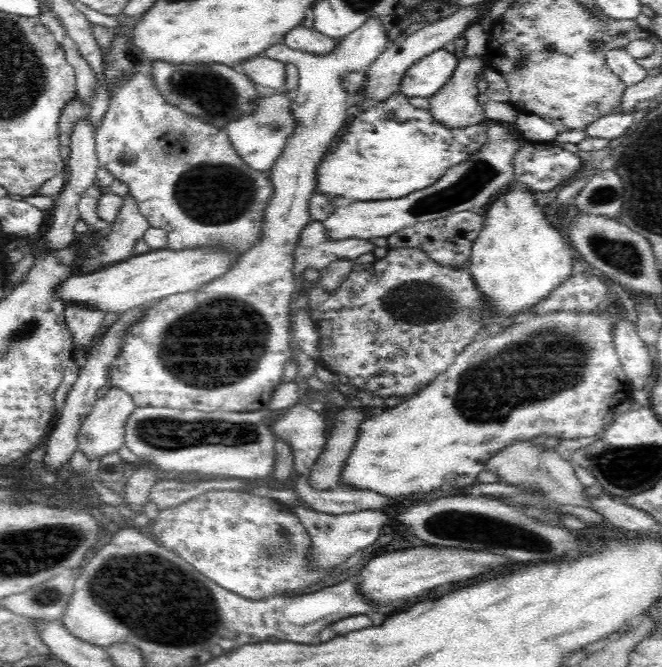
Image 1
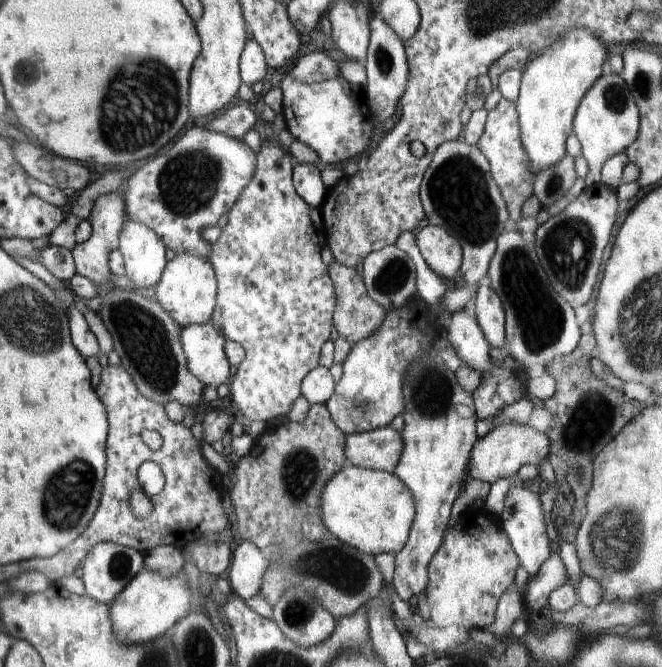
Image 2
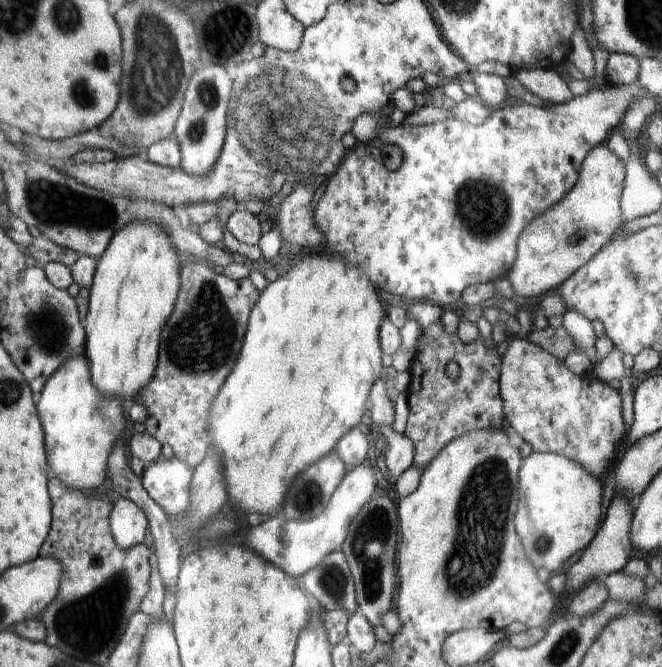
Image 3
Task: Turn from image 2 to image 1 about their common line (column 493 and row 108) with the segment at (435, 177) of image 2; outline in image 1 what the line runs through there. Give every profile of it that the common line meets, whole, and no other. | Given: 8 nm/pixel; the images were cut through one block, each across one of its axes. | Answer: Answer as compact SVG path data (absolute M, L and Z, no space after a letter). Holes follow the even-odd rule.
M154 59L146 64L151 66L151 79L164 102L173 104L182 112L201 118L220 130L230 120L252 114L256 110L254 102L263 94L246 73L239 73L234 66L222 63L174 64L162 59Z

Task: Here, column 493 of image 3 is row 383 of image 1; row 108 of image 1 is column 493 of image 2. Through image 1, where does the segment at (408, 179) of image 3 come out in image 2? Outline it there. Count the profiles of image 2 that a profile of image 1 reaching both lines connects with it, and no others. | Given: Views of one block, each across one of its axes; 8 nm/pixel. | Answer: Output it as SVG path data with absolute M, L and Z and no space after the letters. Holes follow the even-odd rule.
M488 275L480 280L476 293L476 322L490 348L505 343L505 312L499 296L491 289Z

